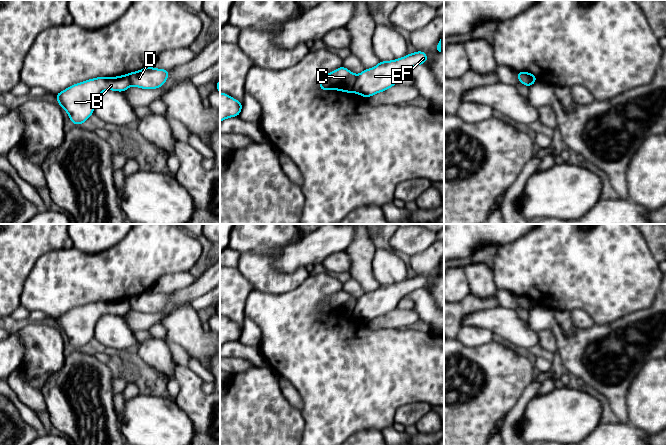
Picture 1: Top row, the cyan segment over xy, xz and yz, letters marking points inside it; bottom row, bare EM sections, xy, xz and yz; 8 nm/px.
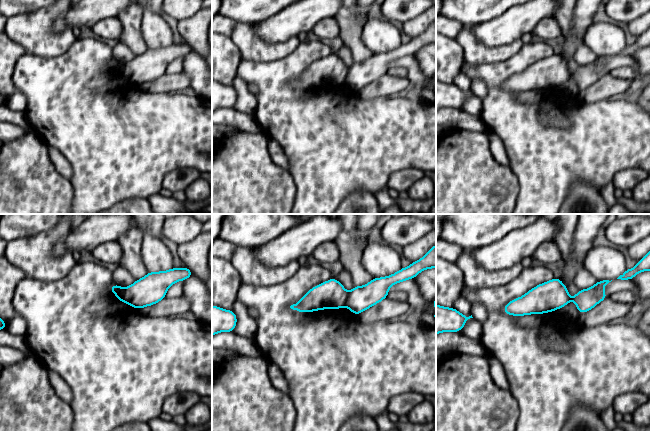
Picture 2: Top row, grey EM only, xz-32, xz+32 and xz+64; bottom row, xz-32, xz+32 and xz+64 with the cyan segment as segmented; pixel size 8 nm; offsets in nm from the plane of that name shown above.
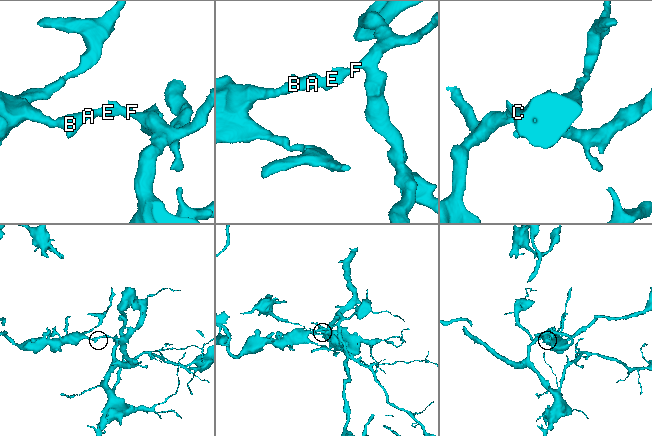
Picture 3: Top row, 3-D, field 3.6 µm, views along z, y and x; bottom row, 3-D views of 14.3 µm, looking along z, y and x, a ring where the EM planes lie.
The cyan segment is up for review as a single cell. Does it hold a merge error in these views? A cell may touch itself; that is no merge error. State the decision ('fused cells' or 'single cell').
fused cells

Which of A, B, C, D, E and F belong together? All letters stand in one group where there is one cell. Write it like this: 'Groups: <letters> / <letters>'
Groups: A B C / D E F

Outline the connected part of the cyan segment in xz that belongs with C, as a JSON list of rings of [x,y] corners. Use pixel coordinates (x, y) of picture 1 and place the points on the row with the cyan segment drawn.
[[[344,66],[324,75],[320,81],[319,90],[337,90],[352,93],[356,75]]]

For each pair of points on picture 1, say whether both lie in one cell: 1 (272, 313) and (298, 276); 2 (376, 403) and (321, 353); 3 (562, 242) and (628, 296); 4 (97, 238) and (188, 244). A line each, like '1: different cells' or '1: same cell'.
1: different cells
2: same cell
3: same cell
4: different cells

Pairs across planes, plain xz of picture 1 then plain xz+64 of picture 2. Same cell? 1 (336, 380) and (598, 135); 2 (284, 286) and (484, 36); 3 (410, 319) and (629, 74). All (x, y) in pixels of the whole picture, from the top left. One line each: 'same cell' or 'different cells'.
1: same cell
2: different cells
3: different cells

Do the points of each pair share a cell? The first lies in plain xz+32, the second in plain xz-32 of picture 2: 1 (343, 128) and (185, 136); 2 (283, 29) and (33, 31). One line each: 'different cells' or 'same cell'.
1: same cell
2: different cells

